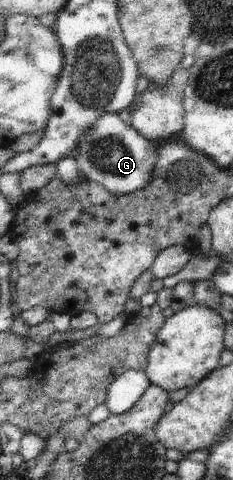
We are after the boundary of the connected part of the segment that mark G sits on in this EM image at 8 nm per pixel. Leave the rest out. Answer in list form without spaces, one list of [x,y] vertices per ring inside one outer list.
[[[107,113],[85,133],[76,159],[80,170],[89,180],[98,181],[117,195],[131,195],[149,187],[155,179],[153,175],[160,161],[158,145],[139,133],[133,124],[123,121],[123,117],[117,113]]]

